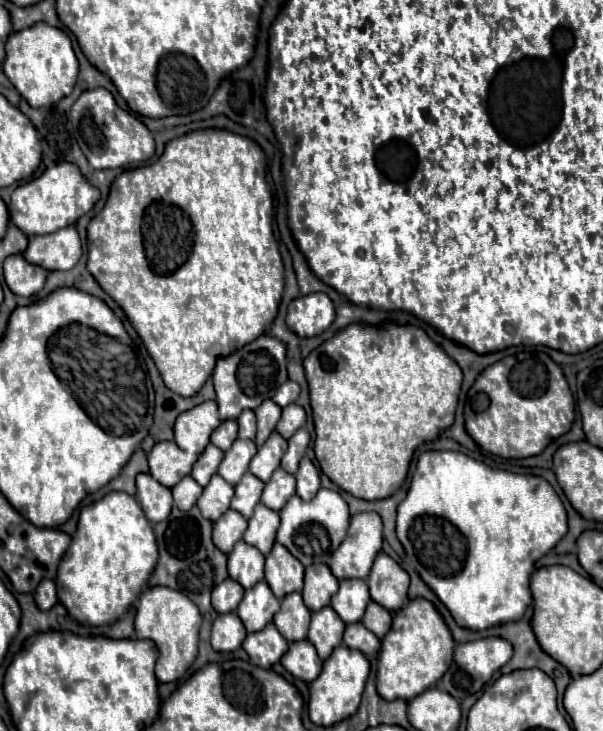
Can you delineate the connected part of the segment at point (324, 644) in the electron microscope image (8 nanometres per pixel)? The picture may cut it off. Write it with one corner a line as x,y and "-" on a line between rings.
332,607
312,613
308,641
316,647
318,657
322,657
322,659
330,657
330,653
342,643
344,627
346,627
344,621
334,613

